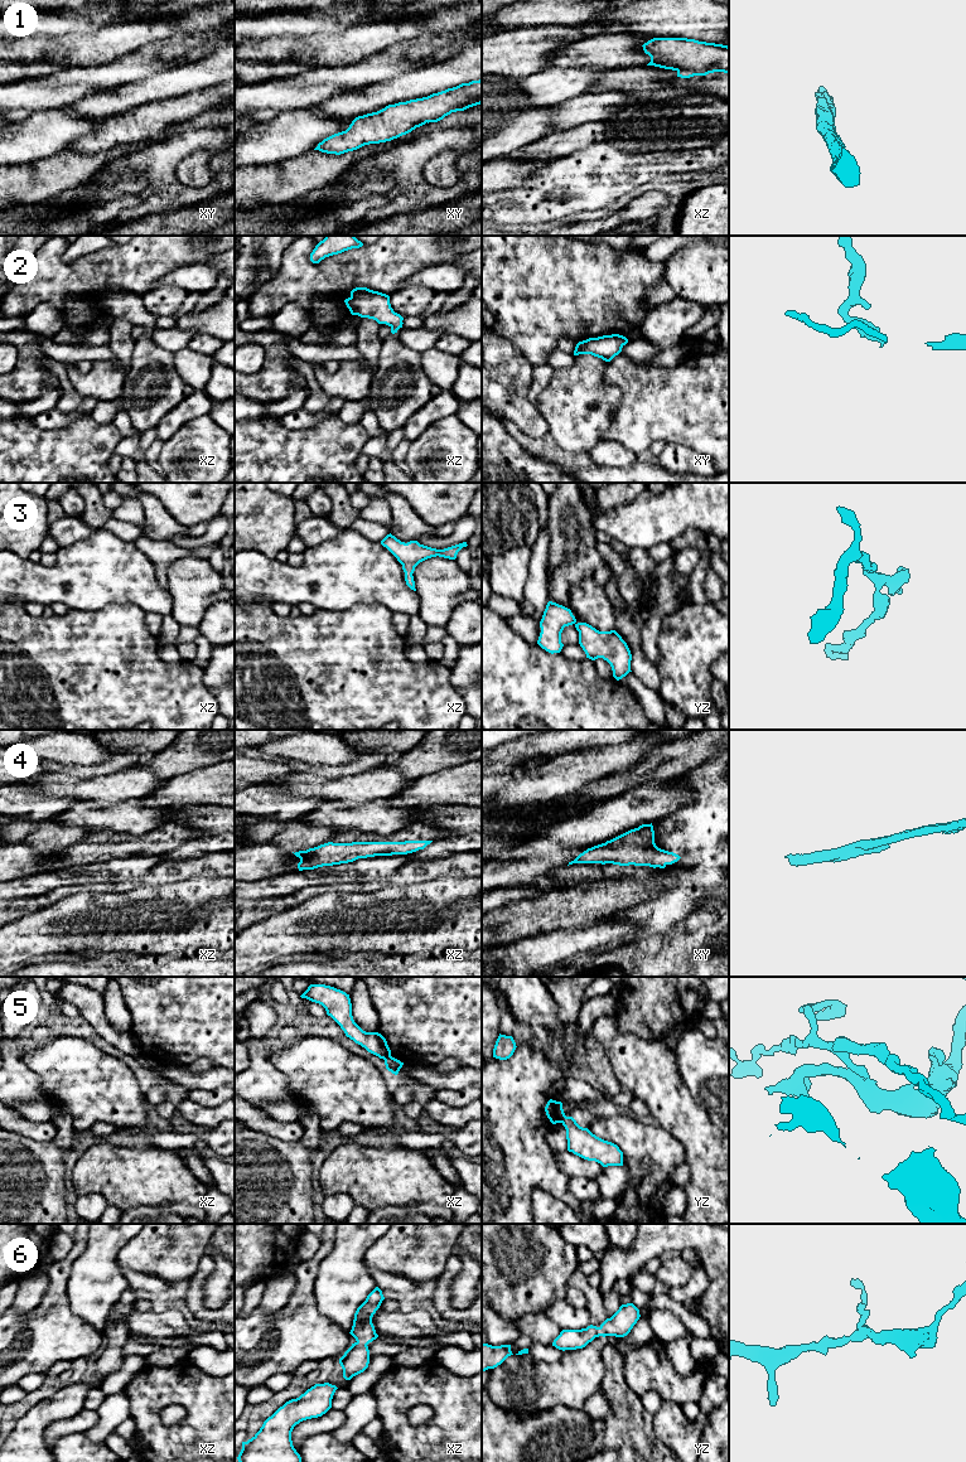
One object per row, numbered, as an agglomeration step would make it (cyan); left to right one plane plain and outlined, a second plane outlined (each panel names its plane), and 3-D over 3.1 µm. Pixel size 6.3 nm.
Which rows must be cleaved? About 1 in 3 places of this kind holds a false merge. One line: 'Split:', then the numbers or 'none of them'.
Split: 5

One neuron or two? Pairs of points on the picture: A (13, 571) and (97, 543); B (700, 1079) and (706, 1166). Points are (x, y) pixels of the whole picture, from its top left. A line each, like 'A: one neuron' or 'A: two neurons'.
A: one neuron
B: two neurons

